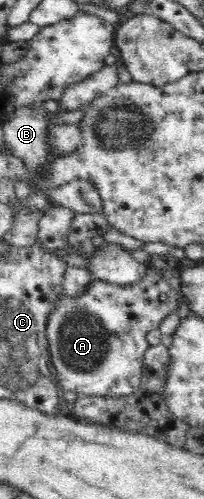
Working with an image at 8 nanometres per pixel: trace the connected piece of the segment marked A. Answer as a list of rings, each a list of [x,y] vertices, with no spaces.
[[[149,266],[144,279],[134,285],[114,285],[94,278],[80,297],[62,294],[56,309],[48,317],[46,327],[58,385],[64,391],[103,397],[123,397],[136,392],[143,378],[143,359],[151,347],[146,335],[148,331],[158,329],[163,319],[180,309],[180,296],[180,292],[172,289],[162,272],[153,266]]]

